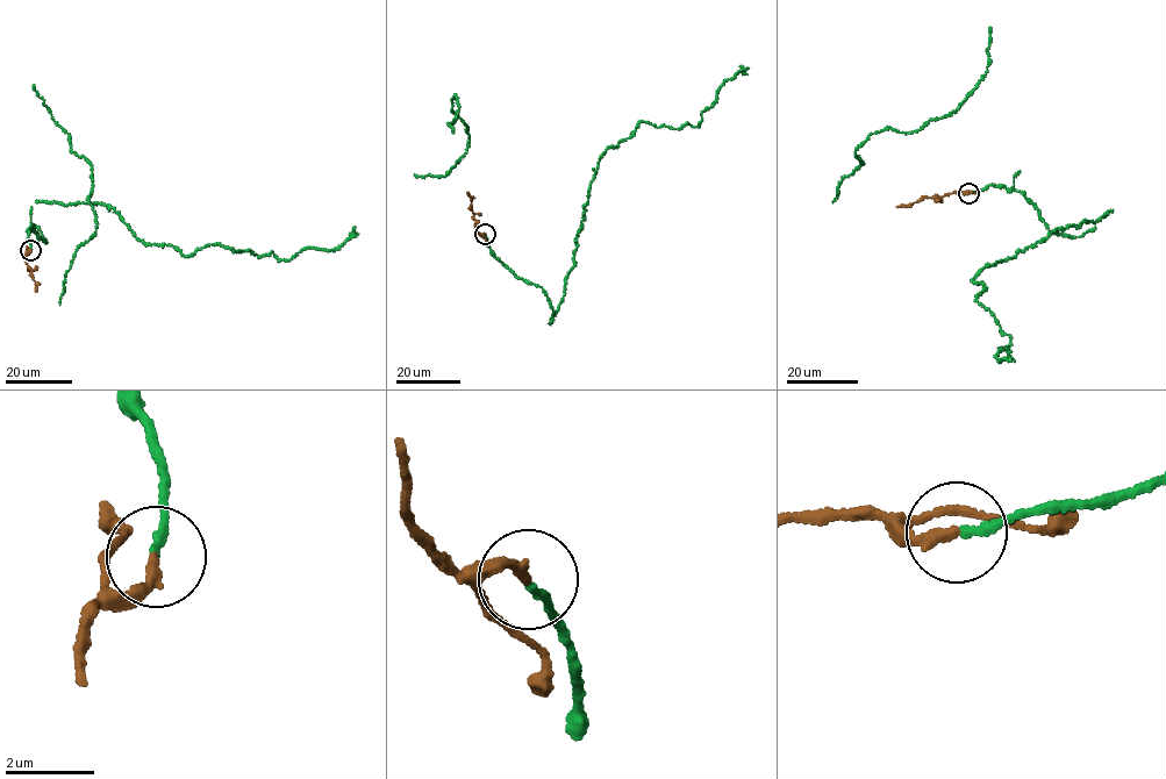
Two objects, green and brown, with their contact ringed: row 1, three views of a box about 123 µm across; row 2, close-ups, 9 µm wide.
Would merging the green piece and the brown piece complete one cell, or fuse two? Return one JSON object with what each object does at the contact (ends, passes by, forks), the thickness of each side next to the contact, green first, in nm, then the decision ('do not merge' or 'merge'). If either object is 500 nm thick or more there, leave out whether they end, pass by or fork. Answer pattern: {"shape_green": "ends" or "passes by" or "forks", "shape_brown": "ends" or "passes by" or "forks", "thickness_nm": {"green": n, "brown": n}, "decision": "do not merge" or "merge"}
{"shape_green": "ends", "shape_brown": "ends", "thickness_nm": {"green": 180, "brown": 240}, "decision": "do not merge"}

